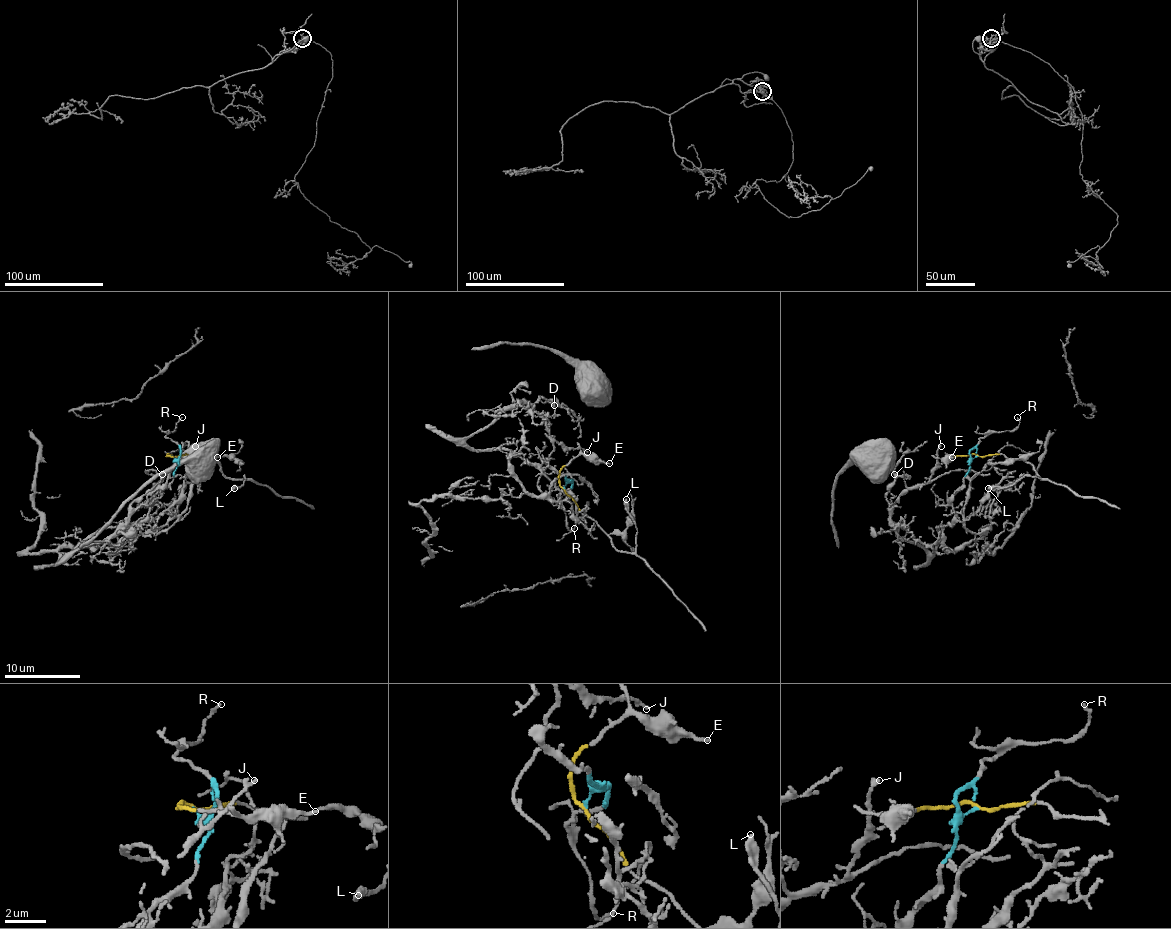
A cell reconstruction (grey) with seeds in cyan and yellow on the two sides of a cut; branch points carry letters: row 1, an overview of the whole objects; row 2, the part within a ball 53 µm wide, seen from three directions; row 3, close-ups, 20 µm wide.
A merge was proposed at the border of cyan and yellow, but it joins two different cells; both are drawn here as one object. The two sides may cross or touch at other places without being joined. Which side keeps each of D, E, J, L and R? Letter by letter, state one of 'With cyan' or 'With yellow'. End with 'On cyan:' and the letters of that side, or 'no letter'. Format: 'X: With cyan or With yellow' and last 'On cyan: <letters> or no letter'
D: With cyan
E: With yellow
J: With cyan
L: With yellow
R: With cyan
On cyan: D, J, R

